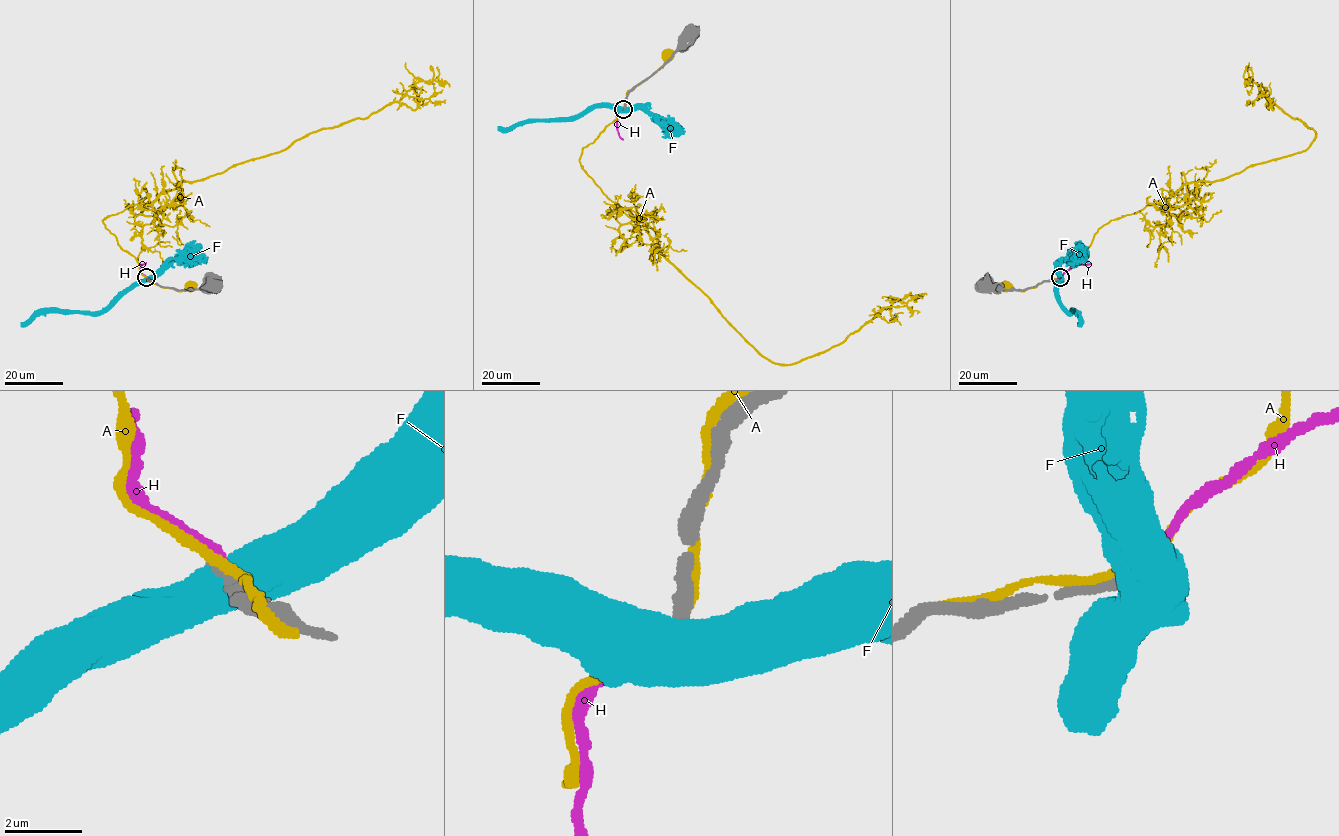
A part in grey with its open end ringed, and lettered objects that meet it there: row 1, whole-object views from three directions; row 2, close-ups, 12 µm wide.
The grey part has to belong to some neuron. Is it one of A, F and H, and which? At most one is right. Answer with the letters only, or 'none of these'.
none of these

